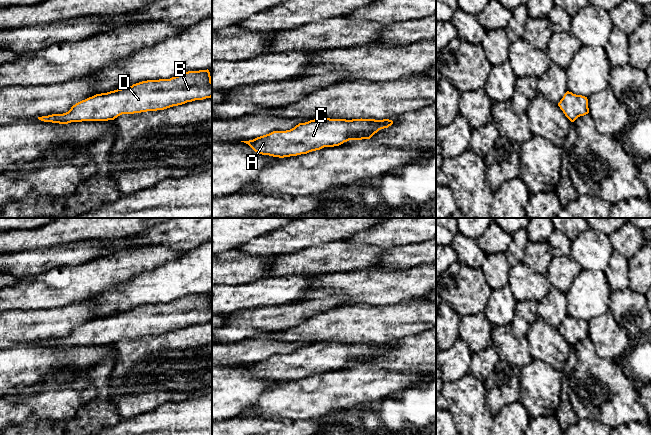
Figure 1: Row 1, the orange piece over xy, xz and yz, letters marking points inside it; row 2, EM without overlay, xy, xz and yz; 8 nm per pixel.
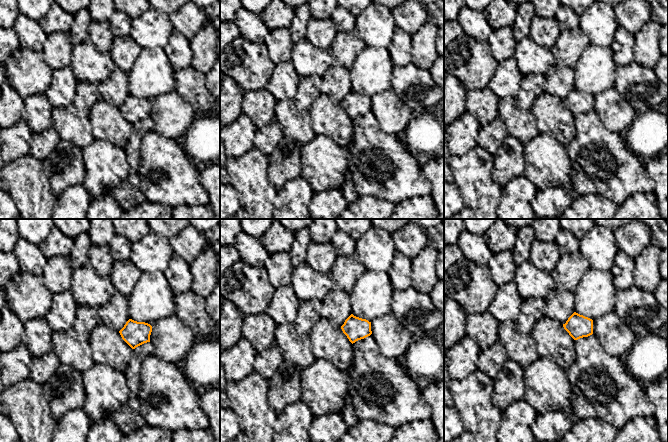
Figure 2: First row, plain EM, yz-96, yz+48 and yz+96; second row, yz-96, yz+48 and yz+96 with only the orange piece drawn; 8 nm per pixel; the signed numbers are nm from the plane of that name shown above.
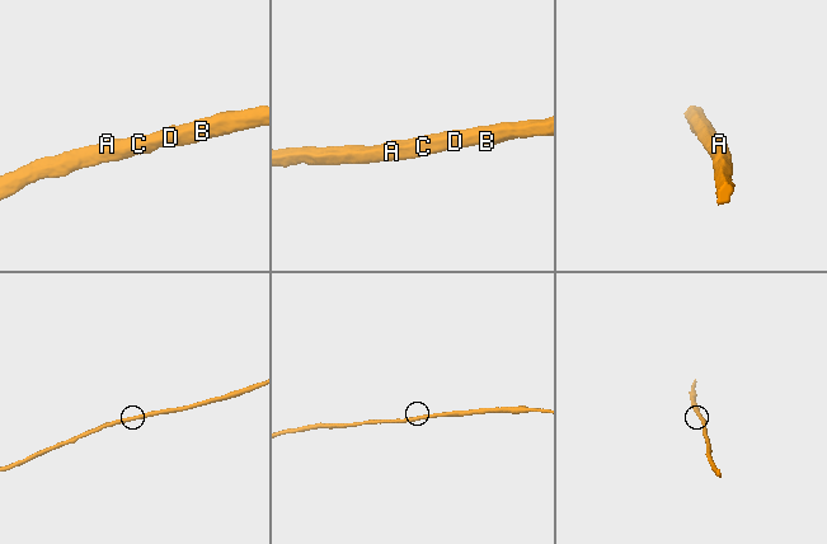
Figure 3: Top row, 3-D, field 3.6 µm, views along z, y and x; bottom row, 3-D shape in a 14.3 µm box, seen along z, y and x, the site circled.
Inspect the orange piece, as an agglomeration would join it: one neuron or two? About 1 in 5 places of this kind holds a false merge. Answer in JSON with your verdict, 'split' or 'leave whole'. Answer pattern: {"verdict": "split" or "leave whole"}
{"verdict": "leave whole"}

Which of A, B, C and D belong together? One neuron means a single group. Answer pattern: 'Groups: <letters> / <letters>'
Groups: A B C D

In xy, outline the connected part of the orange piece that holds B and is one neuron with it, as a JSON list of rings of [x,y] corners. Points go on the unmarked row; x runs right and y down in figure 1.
[[[209,294],[188,295],[170,303],[142,305],[128,312],[96,318],[76,327],[66,337],[38,343],[59,348],[108,345],[122,338],[164,334],[211,321]]]

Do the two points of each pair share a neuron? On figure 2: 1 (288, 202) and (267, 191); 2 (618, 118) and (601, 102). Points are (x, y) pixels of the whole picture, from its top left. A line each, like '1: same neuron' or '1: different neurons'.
1: different neurons
2: same neuron

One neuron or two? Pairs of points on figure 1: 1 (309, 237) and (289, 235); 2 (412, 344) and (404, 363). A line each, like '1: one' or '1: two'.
1: one
2: one

